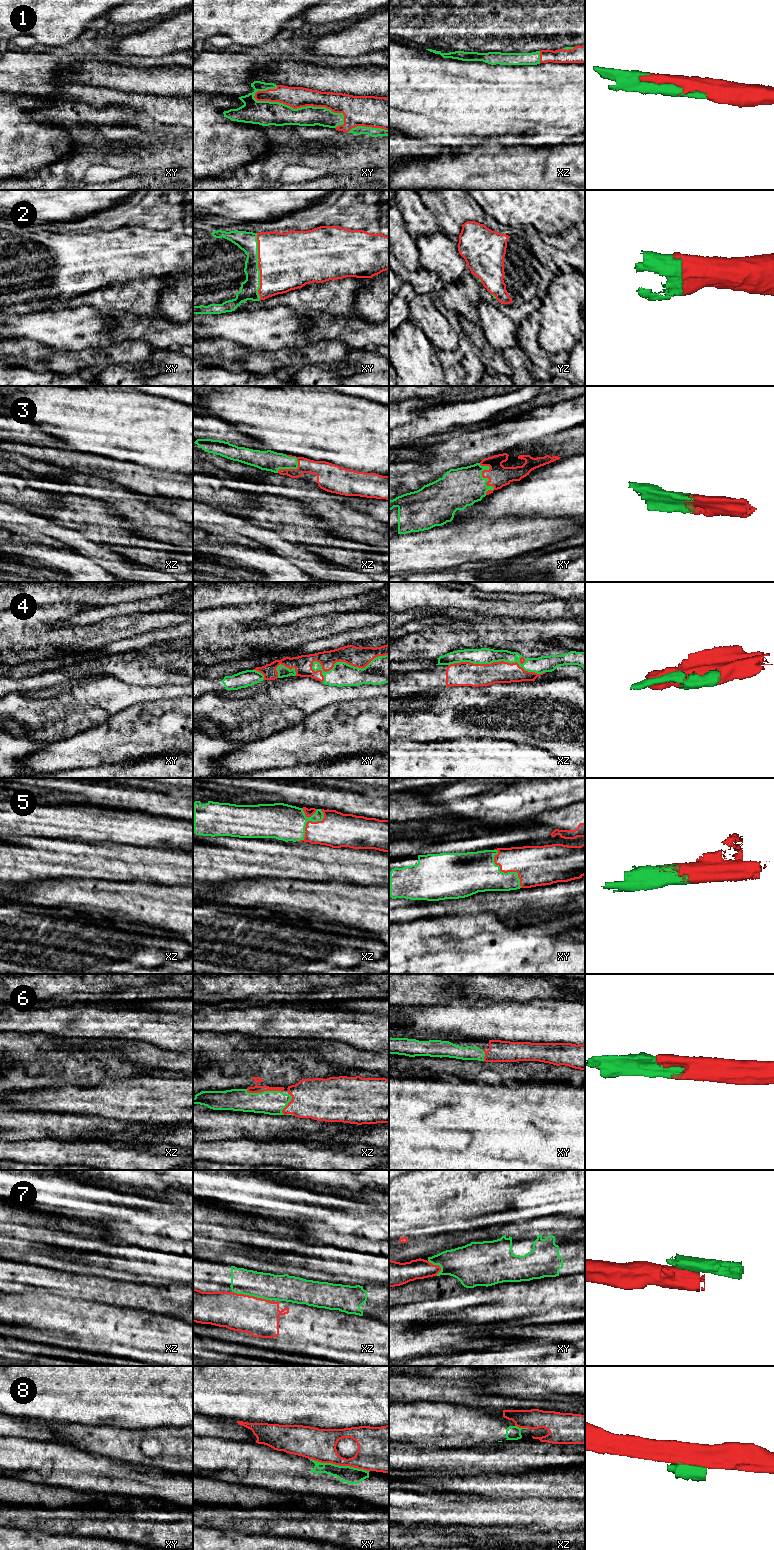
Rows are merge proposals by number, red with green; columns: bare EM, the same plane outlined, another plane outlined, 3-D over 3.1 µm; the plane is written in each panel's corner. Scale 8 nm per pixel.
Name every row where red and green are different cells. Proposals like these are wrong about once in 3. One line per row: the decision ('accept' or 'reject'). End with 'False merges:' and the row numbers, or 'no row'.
1: accept
2: accept
3: accept
4: accept
5: accept
6: accept
7: reject
8: reject
False merges: 7, 8

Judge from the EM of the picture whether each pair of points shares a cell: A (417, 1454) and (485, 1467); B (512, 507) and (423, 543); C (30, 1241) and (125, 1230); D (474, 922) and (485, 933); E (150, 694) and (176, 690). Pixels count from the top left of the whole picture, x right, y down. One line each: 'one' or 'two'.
A: one
B: two
C: two
D: one
E: one

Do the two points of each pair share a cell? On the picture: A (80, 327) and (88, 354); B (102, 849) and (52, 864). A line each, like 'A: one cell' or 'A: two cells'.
A: two cells
B: one cell

